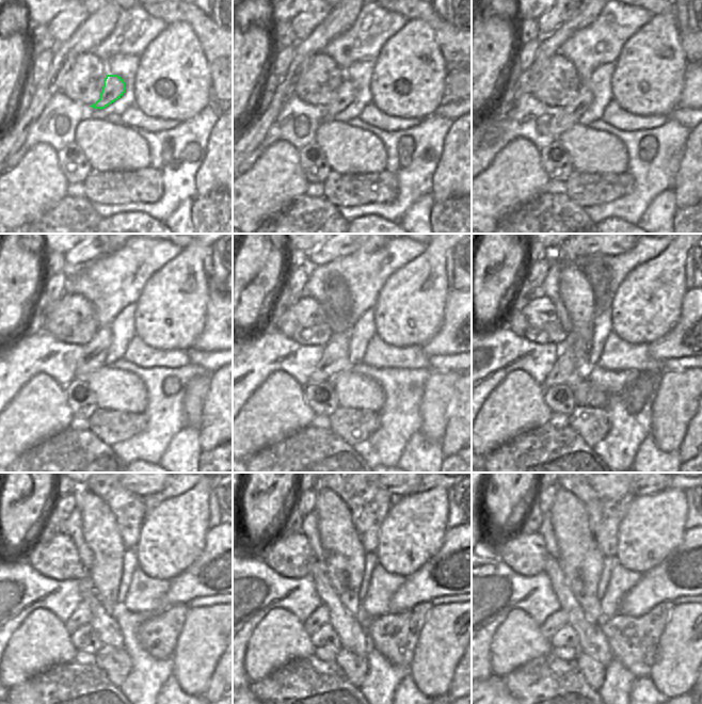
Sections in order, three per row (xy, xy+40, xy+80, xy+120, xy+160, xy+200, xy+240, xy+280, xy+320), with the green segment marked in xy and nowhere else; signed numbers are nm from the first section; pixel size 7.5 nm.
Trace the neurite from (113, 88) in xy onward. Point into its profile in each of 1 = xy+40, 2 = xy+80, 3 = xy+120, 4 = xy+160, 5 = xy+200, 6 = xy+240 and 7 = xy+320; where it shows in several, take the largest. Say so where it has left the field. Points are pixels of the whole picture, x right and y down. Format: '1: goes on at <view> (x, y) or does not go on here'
1: goes on at xy+40 (346, 95)
2: goes on at xy+80 (571, 113)
3: goes on at xy+120 (94, 353)
4: goes on at xy+160 (335, 357)
5: goes on at xy+200 (567, 368)
6: goes on at xy+240 (82, 616)
7: goes on at xy+320 (554, 622)

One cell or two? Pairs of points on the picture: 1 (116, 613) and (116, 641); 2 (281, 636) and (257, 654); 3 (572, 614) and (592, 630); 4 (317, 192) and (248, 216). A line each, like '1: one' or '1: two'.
1: two
2: one
3: one
4: two

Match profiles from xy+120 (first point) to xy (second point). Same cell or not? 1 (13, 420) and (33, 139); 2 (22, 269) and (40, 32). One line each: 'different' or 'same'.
1: different
2: different

